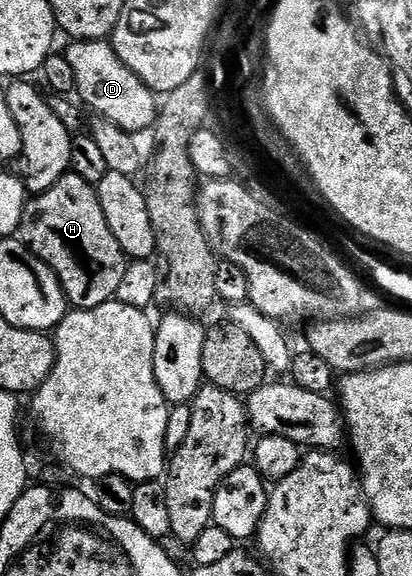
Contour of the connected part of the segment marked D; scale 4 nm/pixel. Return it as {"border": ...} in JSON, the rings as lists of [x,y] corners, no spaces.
{"border":[[[78,40],[70,43],[64,56],[75,74],[76,95],[85,99],[86,109],[94,108],[102,120],[109,120],[125,132],[140,134],[157,122],[159,100],[152,90],[115,54],[112,43],[104,40]]]}

